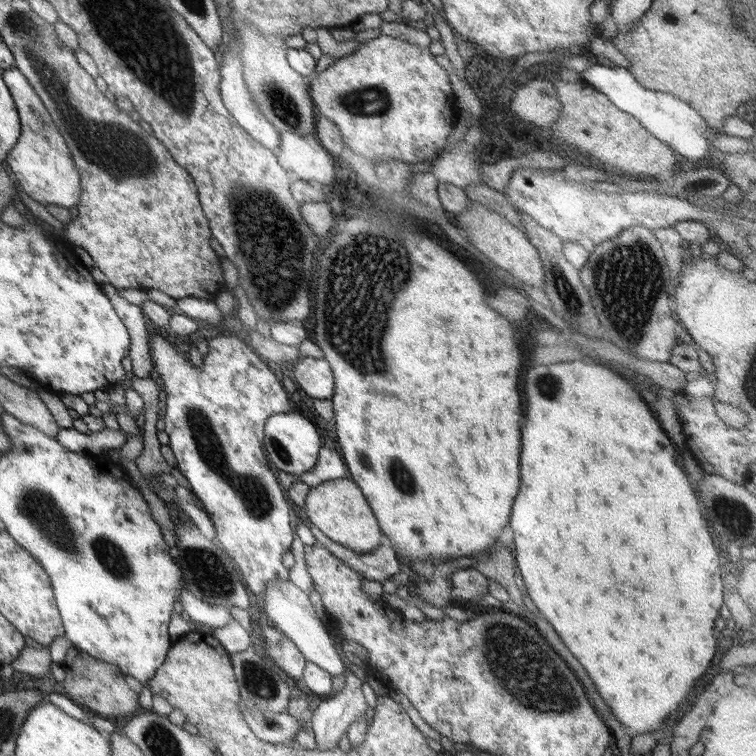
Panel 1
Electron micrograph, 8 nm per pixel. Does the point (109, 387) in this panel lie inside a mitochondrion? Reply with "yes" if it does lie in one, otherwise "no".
no

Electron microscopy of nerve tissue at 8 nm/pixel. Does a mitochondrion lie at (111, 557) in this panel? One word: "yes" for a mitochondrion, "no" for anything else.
yes

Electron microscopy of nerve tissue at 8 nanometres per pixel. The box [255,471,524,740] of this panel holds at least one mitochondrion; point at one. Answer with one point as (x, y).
(270, 723)

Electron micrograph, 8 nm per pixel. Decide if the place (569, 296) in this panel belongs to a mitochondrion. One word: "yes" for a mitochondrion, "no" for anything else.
yes

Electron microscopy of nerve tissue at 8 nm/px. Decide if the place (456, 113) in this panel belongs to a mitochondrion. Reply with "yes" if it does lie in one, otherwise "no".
no

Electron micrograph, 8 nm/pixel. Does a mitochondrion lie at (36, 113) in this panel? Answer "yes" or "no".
yes

